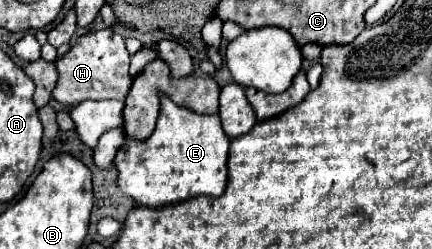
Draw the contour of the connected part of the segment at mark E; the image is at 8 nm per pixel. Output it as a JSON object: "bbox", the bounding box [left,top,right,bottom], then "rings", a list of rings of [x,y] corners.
{"bbox":[114,93,230,207],"rings":[[[158,93],[158,97],[160,97],[160,115],[158,115],[152,135],[148,139],[126,137],[122,149],[118,149],[114,157],[114,167],[118,173],[116,185],[120,187],[124,195],[132,197],[138,205],[144,205],[144,207],[174,205],[198,195],[220,197],[226,189],[226,179],[228,179],[226,161],[228,161],[228,147],[230,147],[230,137],[222,129],[220,115],[218,113],[198,115],[196,111],[176,105],[164,93]]]}

